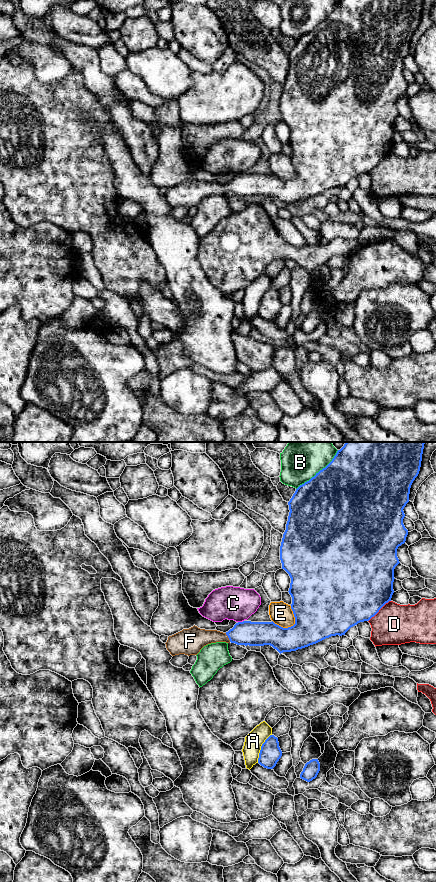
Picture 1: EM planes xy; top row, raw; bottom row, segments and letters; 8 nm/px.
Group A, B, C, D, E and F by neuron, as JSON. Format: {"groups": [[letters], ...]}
{"groups": [["A"], ["B"], ["C"], ["D"], ["E"], ["F"]]}

